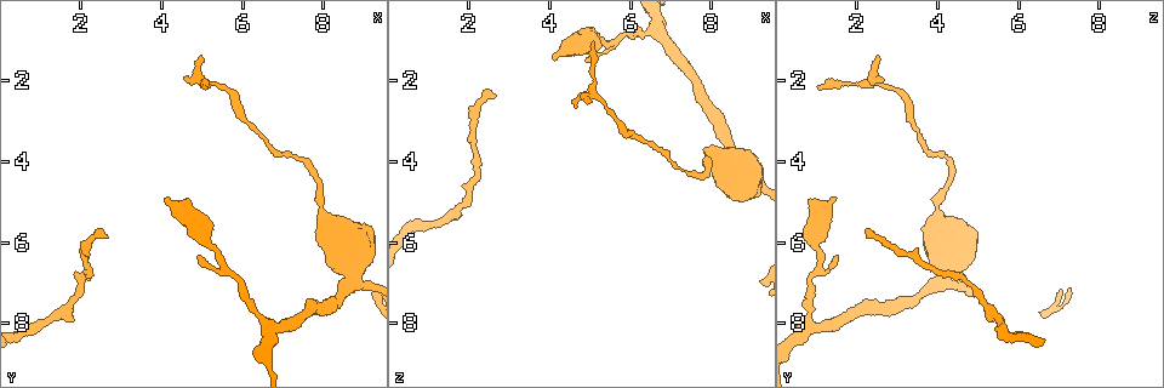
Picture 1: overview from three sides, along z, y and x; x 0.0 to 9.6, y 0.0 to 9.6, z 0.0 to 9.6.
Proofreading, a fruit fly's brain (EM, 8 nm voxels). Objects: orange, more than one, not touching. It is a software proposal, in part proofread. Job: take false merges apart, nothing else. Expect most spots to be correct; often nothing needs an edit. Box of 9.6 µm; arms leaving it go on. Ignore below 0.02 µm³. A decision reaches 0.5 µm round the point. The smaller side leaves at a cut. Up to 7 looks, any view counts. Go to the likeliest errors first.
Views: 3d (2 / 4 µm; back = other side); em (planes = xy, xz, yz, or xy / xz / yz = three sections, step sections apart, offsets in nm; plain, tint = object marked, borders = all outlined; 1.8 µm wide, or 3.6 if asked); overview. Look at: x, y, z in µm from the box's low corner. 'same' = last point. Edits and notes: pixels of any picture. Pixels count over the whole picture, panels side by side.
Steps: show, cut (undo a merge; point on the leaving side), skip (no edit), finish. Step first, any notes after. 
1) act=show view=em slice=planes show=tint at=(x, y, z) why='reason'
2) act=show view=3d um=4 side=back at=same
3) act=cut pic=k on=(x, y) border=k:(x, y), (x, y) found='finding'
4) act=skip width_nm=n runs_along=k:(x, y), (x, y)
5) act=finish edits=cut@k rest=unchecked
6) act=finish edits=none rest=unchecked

act=show view=em slice=planes show=borders at=(5.30, 2.05, 2.50) why='sharp bend'

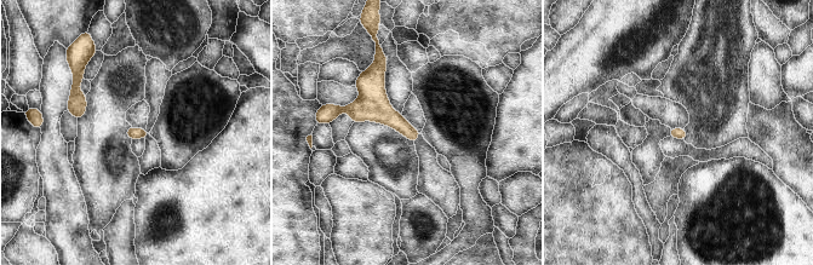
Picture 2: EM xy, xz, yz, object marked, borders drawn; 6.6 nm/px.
act=skip width_nm=80 runs_along=2:(382, 63), (377, 102), (413, 138) found='one cell here'

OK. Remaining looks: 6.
act=show view=em um=3.6 slice=planes show=tint at=(8.70, 6.85, 4.20) why='sudden change in width'

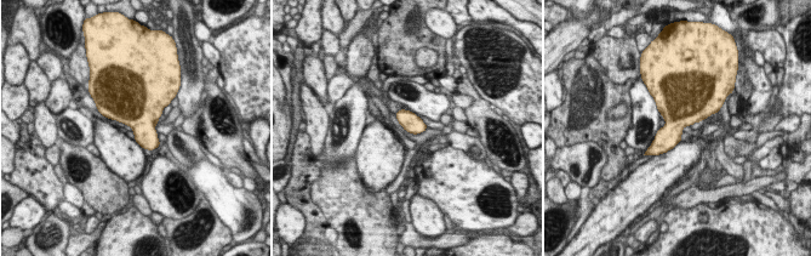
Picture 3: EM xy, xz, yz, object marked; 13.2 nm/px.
act=skip found='continuous, no second cell'

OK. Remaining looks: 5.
act=show view=3d um=2 at=(6.70, 8.00, 0.80) why='three arms meet'

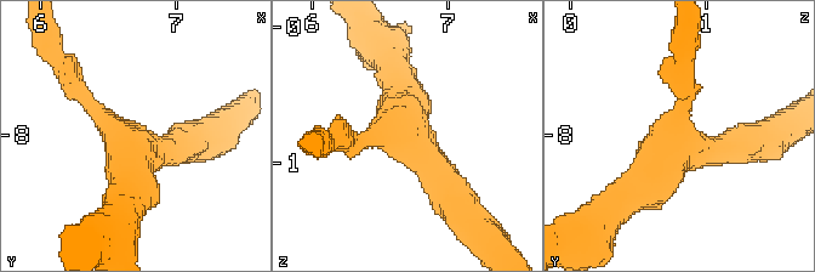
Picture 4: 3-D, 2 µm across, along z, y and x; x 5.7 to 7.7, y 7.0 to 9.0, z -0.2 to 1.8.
act=show view=em slice=planes show=tint at=(6.66, 8.02, 0.80) arms=3 arm_widths_nm=190,280,300 why='now the EM'

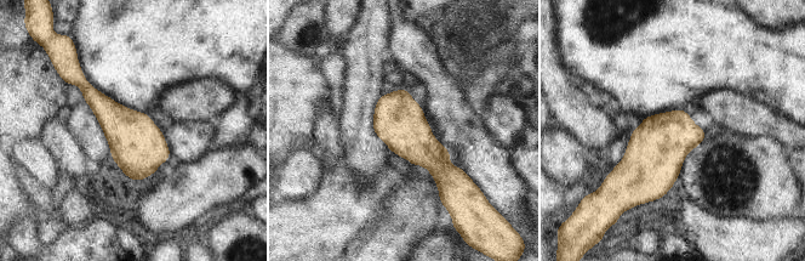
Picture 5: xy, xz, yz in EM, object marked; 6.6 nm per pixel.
act=skip found='all the same cell'

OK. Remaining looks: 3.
act=finish edits=none rest=unchecked

